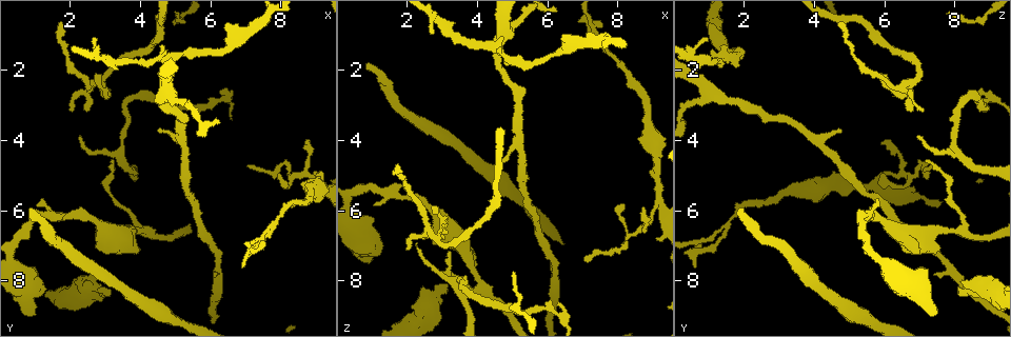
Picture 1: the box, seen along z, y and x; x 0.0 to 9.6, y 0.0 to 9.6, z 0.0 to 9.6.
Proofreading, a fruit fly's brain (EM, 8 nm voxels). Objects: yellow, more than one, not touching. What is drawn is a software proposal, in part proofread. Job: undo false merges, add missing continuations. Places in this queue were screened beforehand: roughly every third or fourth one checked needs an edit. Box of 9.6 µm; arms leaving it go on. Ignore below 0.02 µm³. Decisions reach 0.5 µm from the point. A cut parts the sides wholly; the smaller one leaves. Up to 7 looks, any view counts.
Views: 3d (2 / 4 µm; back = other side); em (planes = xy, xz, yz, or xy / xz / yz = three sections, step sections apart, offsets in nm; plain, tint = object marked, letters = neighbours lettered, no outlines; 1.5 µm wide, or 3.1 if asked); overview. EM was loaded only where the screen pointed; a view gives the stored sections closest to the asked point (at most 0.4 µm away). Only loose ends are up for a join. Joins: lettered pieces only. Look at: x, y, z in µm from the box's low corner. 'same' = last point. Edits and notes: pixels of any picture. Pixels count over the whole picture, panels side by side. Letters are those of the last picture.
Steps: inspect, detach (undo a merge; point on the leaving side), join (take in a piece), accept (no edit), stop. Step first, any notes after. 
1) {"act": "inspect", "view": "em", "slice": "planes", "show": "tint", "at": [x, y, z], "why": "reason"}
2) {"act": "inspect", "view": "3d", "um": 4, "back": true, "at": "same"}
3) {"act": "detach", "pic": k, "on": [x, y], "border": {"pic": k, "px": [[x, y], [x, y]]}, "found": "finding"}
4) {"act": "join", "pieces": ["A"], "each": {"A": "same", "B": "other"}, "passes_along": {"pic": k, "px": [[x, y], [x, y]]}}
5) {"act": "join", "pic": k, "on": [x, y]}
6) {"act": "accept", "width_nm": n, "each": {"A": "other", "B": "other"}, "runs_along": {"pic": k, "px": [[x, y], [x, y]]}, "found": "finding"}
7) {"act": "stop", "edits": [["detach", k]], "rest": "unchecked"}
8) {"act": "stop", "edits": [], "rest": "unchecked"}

{"act": "inspect", "view": "em", "slice": "xy", "step": 4, "show": "letters", "at": [0.90, 9.05, 7.40], "why": "stops while still wide"}

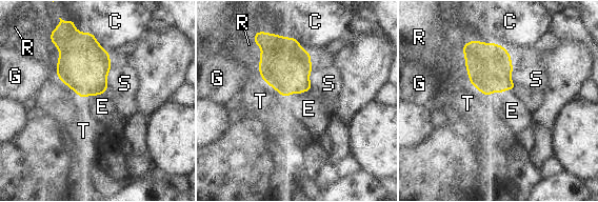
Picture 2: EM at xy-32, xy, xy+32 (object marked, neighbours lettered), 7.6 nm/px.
{"act": "inspect", "view": "em", "slice": "planes", "show": "letters", "at": "same", "why": "cut it another way"}

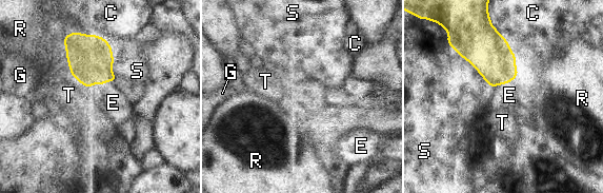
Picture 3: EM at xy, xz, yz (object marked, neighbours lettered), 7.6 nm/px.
{"act": "join", "pieces": ["E"], "each": {"C": "other", "E": "same", "G": "other", "R": "other", "S": "other", "T": "other"}, "passes_along": {"pic": 3, "px": [[89, 57], [101, 83], [113, 102]]}, "found": "the cell continues"}

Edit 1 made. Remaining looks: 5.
{"act": "inspect", "view": "3d", "um": 4, "at": [3.10, 8.45, 8.05]}

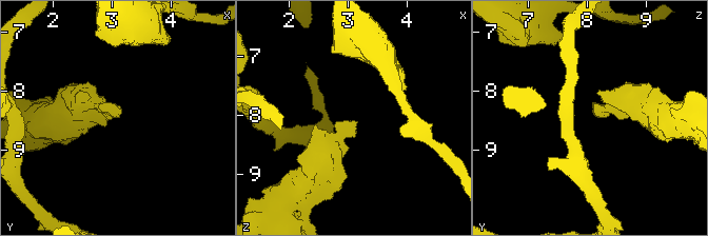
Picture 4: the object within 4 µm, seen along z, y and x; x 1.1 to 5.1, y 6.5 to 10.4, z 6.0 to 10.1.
{"act": "inspect", "view": "em", "slice": "planes", "show": "letters", "at": [3.15, 8.35, 8.10], "why": "now the EM"}

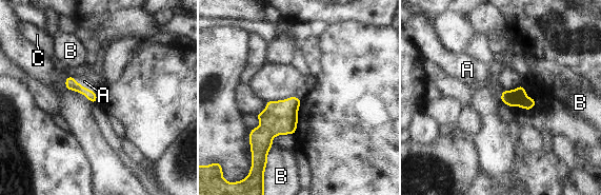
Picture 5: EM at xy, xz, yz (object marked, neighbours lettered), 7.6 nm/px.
{"act": "join", "pieces": ["A"], "each": {"A": "same", "B": "other", "C": "other"}, "passes_along": {"pic": 5, "px": [[71, 83], [83, 86], [84, 81]]}, "found": "the cell continues"}

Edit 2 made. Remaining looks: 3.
{"act": "stop", "edits": [["join", 3], ["join", 5]], "rest": "unchecked"}

